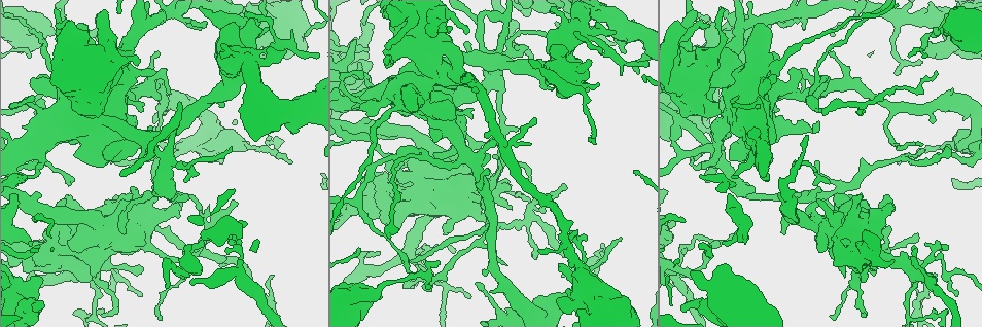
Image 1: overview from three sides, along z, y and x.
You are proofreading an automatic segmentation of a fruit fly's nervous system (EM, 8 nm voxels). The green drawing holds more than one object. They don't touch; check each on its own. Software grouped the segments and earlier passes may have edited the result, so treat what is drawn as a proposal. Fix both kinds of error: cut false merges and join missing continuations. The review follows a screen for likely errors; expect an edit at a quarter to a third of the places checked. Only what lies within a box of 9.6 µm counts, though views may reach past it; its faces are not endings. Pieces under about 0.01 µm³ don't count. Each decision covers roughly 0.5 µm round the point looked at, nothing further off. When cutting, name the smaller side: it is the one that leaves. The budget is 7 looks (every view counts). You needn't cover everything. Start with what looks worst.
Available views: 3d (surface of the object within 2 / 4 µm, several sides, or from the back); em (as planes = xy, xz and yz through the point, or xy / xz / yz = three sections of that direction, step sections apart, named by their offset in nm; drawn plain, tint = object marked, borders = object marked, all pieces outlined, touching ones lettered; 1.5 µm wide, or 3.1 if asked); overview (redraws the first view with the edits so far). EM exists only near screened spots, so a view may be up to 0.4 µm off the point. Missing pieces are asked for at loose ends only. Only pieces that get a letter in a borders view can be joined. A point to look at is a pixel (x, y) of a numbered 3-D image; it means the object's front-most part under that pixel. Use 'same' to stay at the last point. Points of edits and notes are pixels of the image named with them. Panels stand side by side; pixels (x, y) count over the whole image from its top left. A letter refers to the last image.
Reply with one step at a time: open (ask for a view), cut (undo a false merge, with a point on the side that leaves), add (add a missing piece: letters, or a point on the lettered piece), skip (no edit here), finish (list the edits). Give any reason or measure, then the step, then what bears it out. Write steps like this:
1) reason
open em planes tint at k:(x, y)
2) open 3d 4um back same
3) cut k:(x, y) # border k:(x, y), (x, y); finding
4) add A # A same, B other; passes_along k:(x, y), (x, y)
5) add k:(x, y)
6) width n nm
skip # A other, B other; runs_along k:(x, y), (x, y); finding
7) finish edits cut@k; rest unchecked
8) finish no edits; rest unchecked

an open end
open 3d 2um at 1:(437, 264)

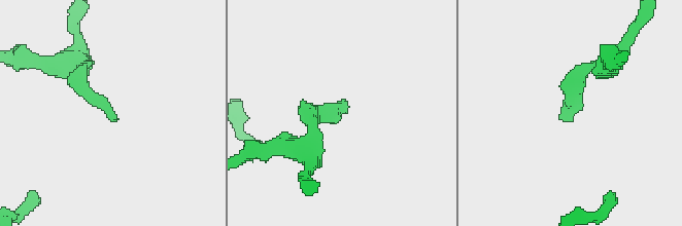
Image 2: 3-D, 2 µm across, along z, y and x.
shape alone is not enough
open em planes plain at 2:(116, 119)

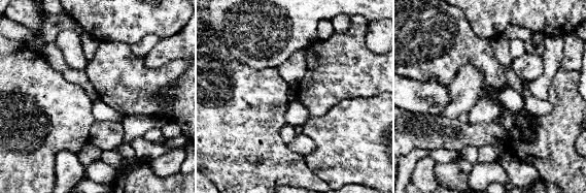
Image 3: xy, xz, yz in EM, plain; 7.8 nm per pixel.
what lies round it
open em planes borders same

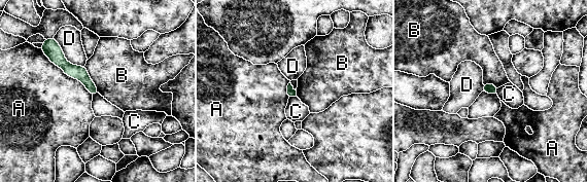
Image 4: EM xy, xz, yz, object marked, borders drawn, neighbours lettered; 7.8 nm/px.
skip # A other, B other, C other, D other; no lettered piece goes on from it

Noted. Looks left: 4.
thin end
open em xz step 4 tint at 1:(924, 150)

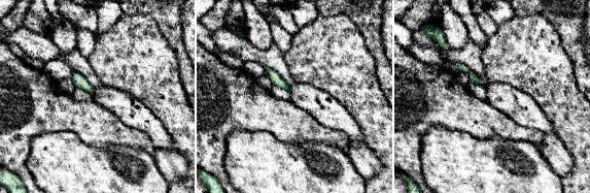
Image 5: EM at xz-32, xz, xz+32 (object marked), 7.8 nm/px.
another direction
open em planes borders same

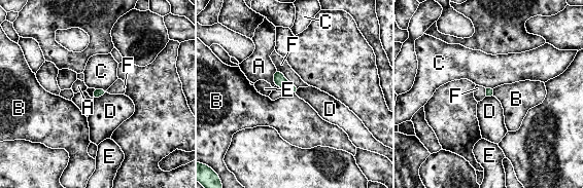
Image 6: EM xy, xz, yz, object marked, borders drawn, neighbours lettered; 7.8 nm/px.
longest_contact F 240 nm
skip # A other, B other, C other, D other, E other, F other; border 6:(107, 92), (94, 100); no lettered piece goes on from it

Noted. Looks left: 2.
abrupt turn
open em xy step 8 tint at 1:(274, 310)

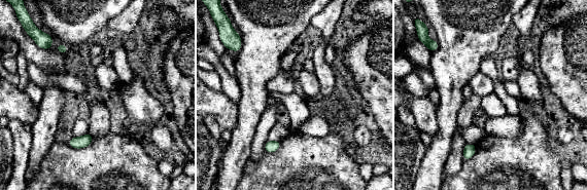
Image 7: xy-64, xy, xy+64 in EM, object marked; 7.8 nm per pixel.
another direction
open em planes borders same

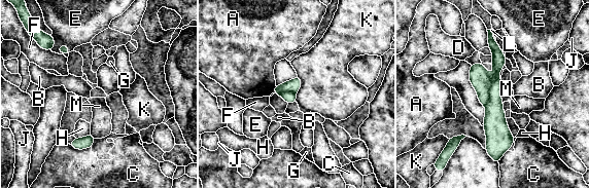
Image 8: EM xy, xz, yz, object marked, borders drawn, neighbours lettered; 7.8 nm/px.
width 140 nm
skip # A other, B other, C other, D other, E other, F other, G other, H other, J other, K other, L other, M other; border 8:(299, 76), (301, 87), (296, 102); continuous, no second cell

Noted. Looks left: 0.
finish no edits; rest unchecked

